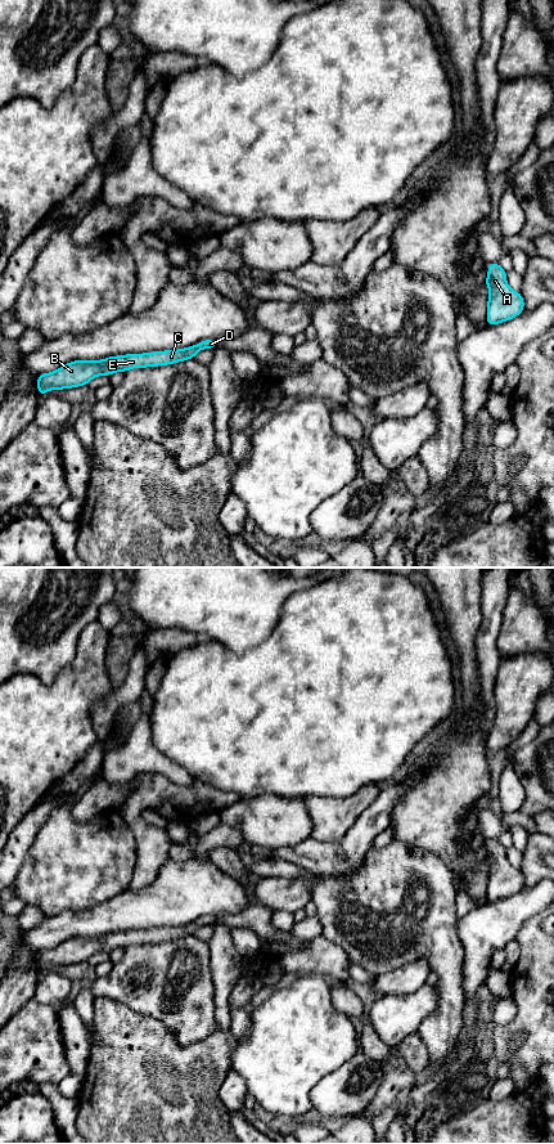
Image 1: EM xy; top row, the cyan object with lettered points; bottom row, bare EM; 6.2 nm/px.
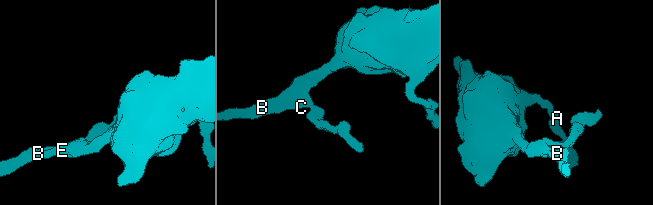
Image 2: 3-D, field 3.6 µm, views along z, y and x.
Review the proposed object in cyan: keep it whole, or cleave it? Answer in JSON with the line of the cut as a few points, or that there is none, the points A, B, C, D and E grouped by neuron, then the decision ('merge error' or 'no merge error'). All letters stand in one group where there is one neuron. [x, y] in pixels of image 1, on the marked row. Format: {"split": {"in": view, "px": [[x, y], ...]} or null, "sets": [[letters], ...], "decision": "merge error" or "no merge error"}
{"split": null, "sets": [["A", "B", "C", "D", "E"]], "decision": "no merge error"}

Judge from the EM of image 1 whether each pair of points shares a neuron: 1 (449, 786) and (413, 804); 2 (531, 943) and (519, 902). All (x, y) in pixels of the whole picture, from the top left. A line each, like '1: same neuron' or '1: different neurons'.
1: same neuron
2: different neurons

